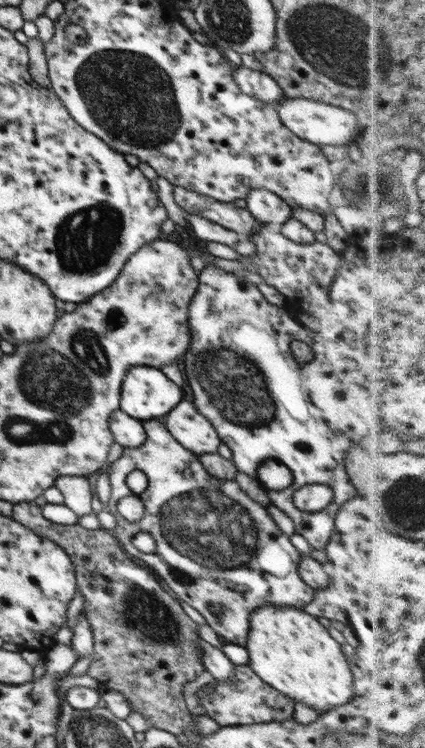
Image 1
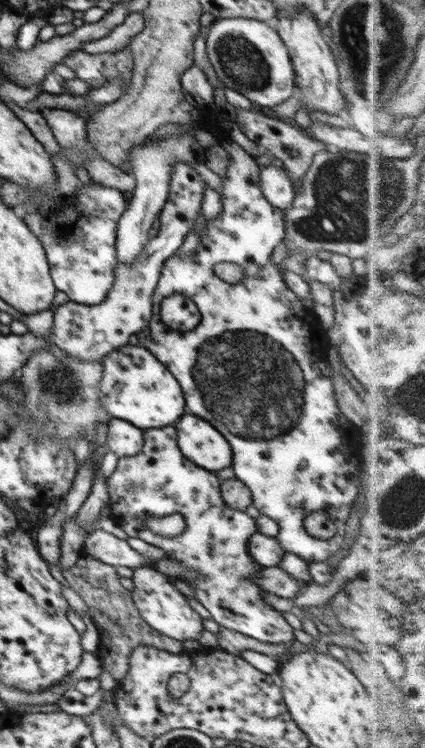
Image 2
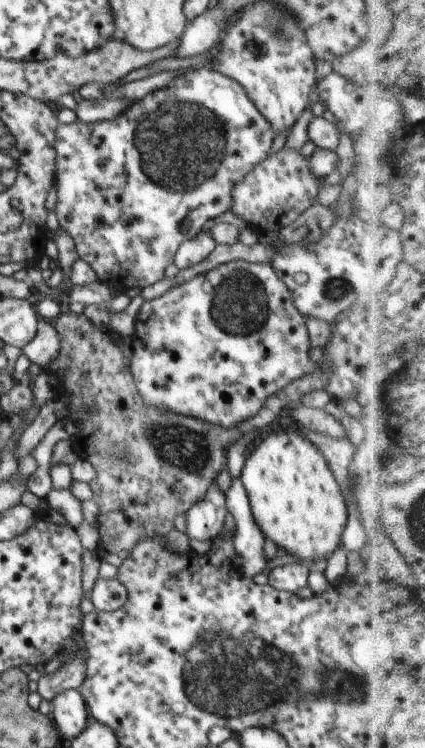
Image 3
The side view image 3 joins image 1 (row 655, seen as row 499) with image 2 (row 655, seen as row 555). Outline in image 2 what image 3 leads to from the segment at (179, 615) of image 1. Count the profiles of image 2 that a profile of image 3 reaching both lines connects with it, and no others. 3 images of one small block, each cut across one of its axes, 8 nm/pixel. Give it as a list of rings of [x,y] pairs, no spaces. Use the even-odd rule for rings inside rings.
[[[94,555],[82,556],[82,558],[78,557],[74,566],[59,571],[59,576],[69,583],[70,588],[76,591],[87,605],[88,614],[99,628],[102,639],[98,658],[104,660],[101,662],[103,671],[112,674],[117,684],[124,678],[124,674],[128,673],[129,659],[132,659],[132,650],[136,646],[154,646],[170,654],[182,654],[186,651],[182,641],[172,640],[164,634],[159,634],[141,618],[132,592],[122,587],[120,583],[121,576],[118,575],[117,567],[100,561]]]

